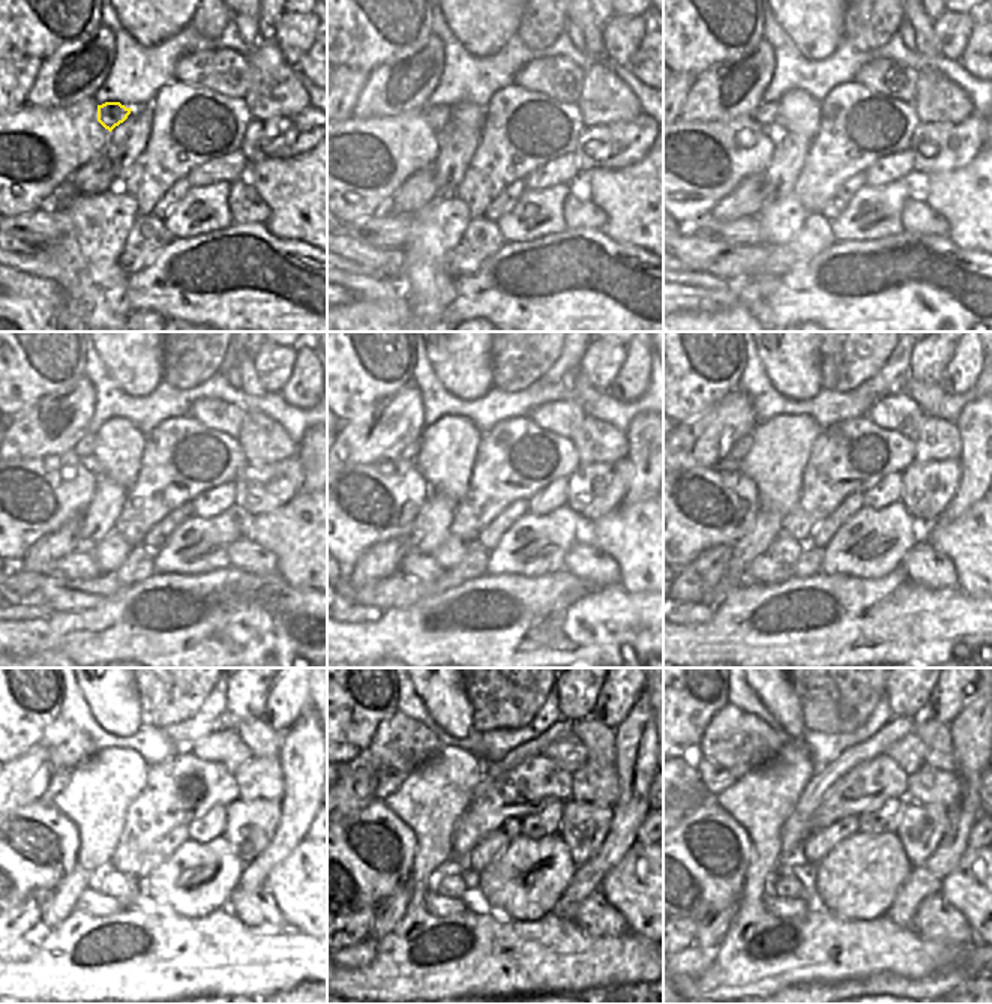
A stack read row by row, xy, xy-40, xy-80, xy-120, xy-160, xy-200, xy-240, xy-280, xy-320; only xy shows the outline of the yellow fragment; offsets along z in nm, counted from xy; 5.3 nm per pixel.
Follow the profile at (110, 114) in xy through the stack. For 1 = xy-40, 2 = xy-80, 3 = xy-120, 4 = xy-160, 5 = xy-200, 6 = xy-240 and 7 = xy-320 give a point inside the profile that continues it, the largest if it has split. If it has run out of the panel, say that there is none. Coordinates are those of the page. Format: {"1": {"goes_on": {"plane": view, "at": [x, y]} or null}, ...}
{"1": {"goes_on": {"plane": "xy-40", "at": [438, 117]}}, "2": {"goes_on": {"plane": "xy-80", "at": [766, 113]}}, "3": {"goes_on": {"plane": "xy-120", "at": [84, 447]}}, "4": {"goes_on": {"plane": "xy-160", "at": [410, 452]}}, "5": {"goes_on": {"plane": "xy-200", "at": [742, 447]}}, "6": {"goes_on": {"plane": "xy-240", "at": [57, 782]}}, "7": {"goes_on": {"plane": "xy-320", "at": [715, 779]}}}

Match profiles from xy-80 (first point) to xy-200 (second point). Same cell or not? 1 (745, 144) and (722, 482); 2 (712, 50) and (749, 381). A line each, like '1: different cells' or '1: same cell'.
1: same cell
2: different cells

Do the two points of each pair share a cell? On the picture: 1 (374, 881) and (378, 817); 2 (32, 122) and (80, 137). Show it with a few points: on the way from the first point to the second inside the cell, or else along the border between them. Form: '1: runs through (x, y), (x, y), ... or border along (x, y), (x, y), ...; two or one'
1: runs through (395, 874), (402, 866), (402, 839), (398, 832); one
2: runs through (44, 134), (47, 137), (68, 137); one

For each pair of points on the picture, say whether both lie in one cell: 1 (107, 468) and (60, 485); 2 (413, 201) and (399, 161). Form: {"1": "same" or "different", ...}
{"1": "different", "2": "different"}

